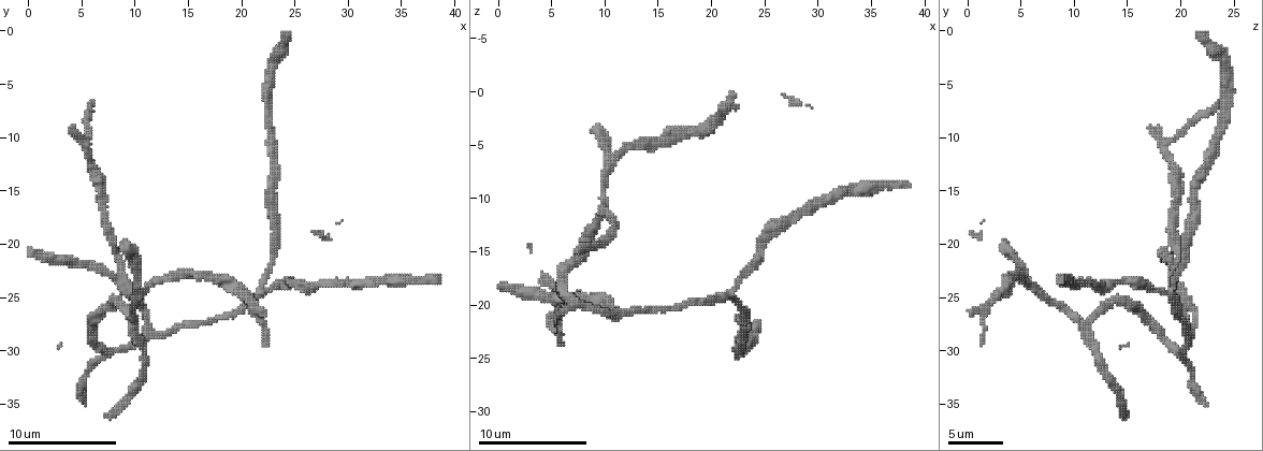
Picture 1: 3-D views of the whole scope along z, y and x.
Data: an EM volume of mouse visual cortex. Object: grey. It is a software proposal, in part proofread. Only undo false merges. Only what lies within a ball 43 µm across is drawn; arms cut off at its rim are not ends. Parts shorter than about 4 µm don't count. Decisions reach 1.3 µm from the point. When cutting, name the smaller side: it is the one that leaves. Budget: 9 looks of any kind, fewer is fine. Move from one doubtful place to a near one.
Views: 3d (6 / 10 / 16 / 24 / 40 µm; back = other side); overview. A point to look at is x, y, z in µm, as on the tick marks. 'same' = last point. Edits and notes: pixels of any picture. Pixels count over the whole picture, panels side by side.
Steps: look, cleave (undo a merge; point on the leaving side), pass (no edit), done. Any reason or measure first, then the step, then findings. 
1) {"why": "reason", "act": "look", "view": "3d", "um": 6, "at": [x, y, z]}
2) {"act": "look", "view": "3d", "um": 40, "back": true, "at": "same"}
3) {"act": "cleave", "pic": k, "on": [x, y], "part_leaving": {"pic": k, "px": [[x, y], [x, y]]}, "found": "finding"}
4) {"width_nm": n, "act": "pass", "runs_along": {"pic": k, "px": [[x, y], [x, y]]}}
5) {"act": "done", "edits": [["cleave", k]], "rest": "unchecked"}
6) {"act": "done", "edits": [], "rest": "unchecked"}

{"why": "three-way junction", "act": "look", "view": "3d", "um": 10, "at": [21.6, 24.6, 19.0]}

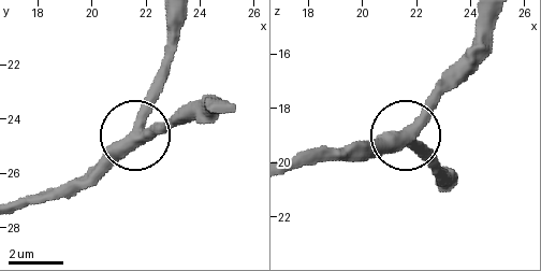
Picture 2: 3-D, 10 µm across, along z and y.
{"act": "look", "view": "3d", "um": 10, "back": true, "at": [21.9, 24.6, 19.0]}

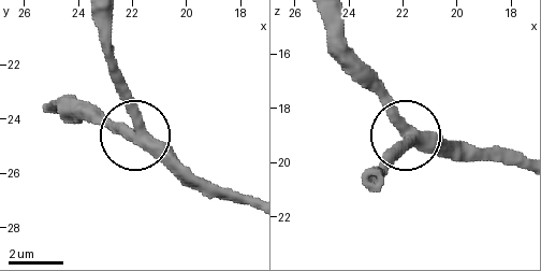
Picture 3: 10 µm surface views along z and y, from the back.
{"width_nm": 400, "act": "pass", "found": "all the same cell"}

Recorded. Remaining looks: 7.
{"why": "three arms meet", "act": "look", "view": "3d", "um": 10, "at": [10.0, 27.4, 10.8]}

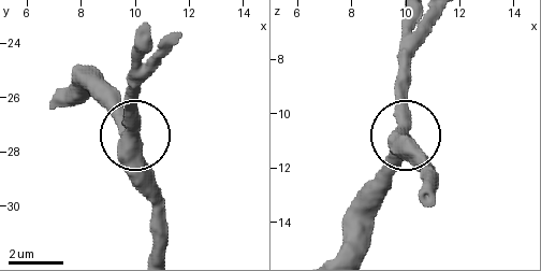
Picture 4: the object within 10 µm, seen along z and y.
{"width_nm": 430, "act": "pass", "found": "one cell here"}

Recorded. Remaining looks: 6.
{"act": "look", "view": "3d", "um": 10, "at": [8.2, 23.2, 19.2]}

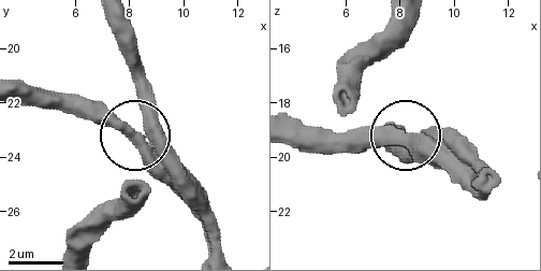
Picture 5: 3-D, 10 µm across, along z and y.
{"act": "pass", "found": "one cell here"}

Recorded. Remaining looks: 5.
{"act": "look", "view": "3d", "um": 16, "at": [32.2, 23.4, 9.2]}

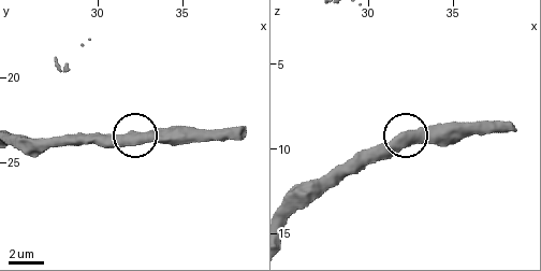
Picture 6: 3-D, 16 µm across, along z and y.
{"act": "pass", "found": "all the same cell"}

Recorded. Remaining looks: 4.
{"act": "done", "edits": [], "rest": "unchecked"}

